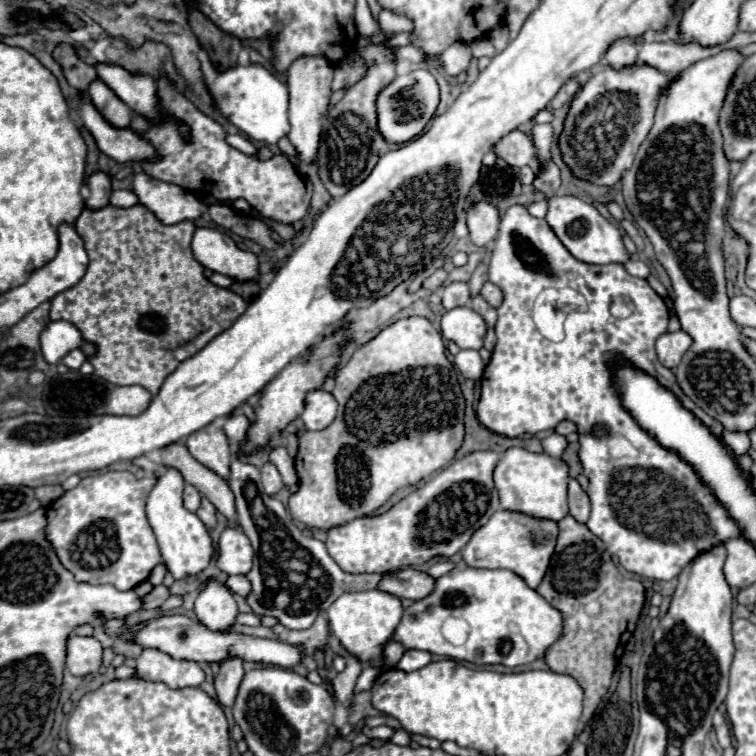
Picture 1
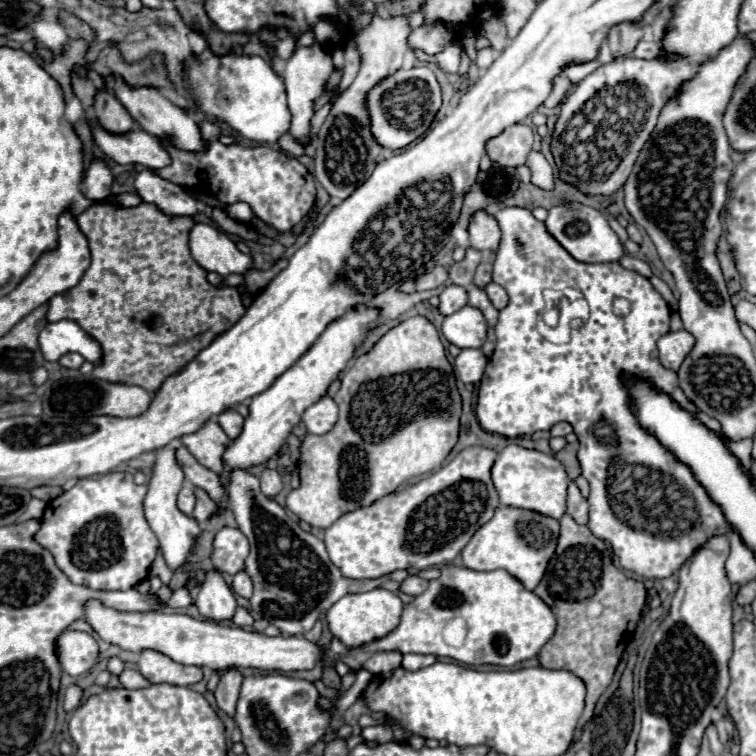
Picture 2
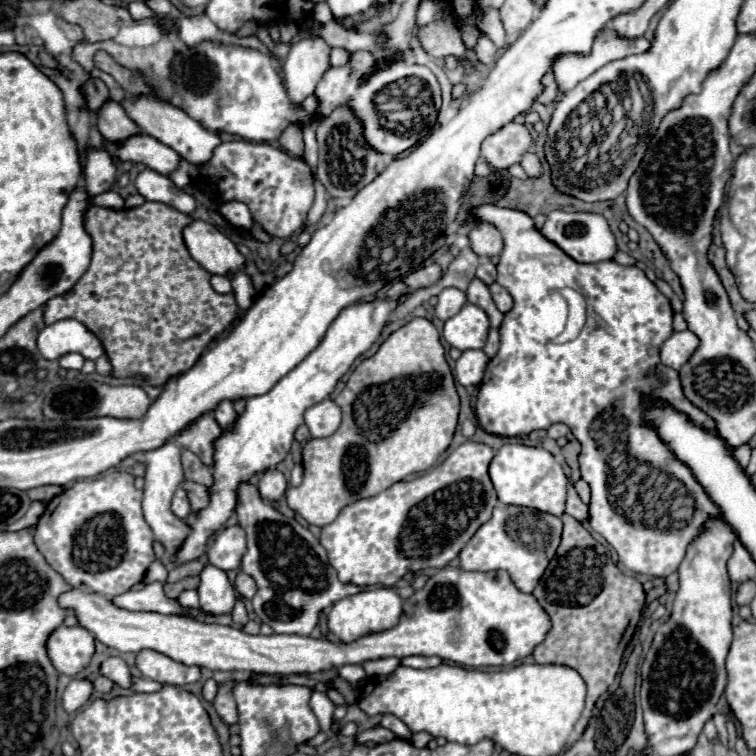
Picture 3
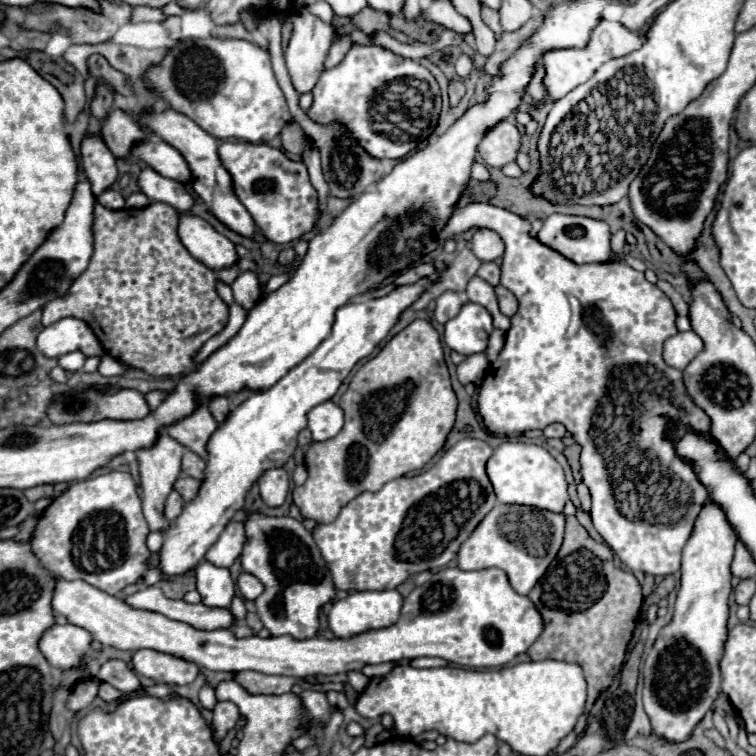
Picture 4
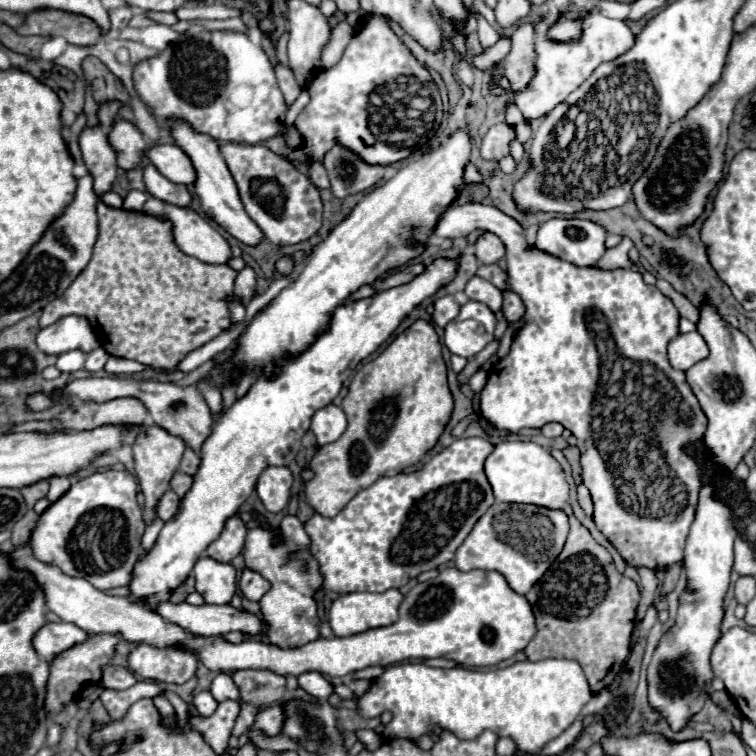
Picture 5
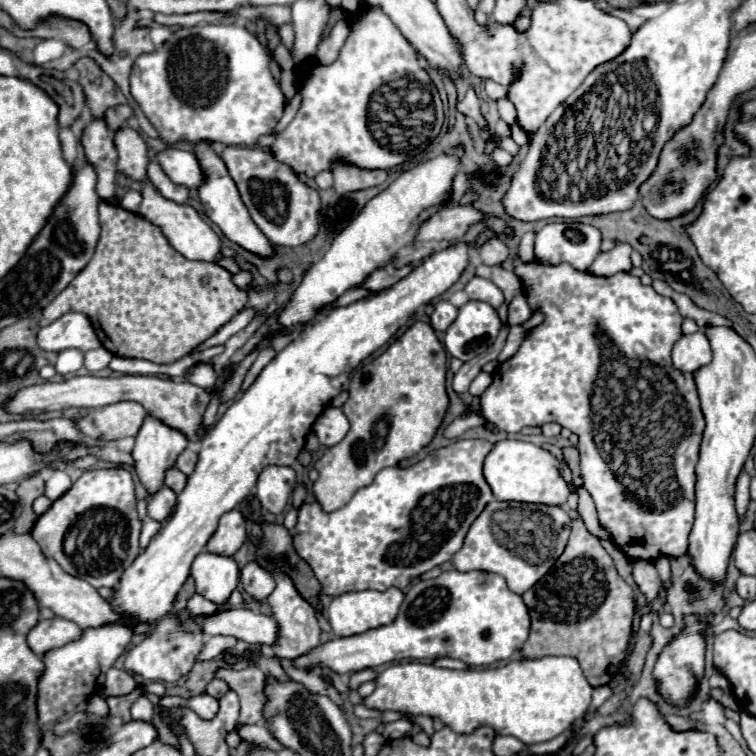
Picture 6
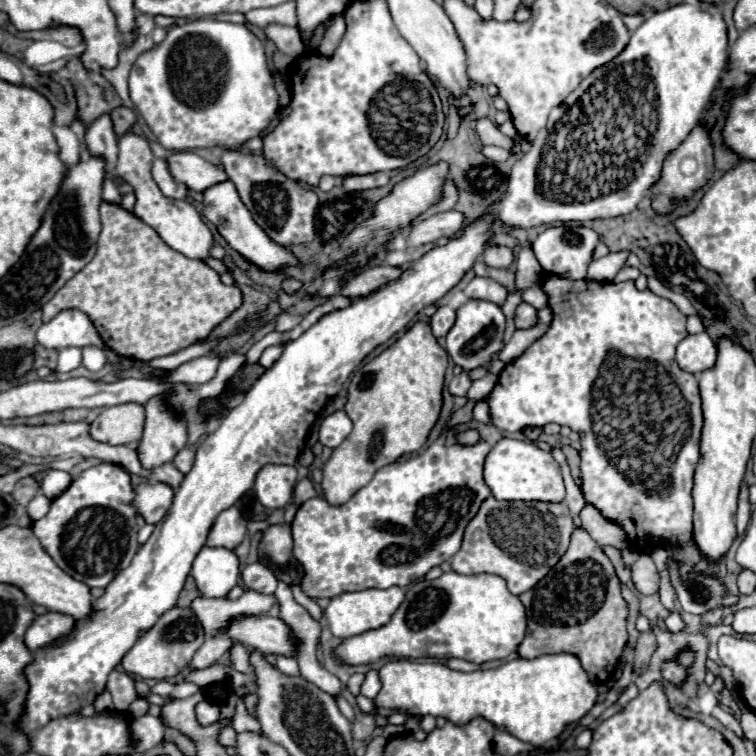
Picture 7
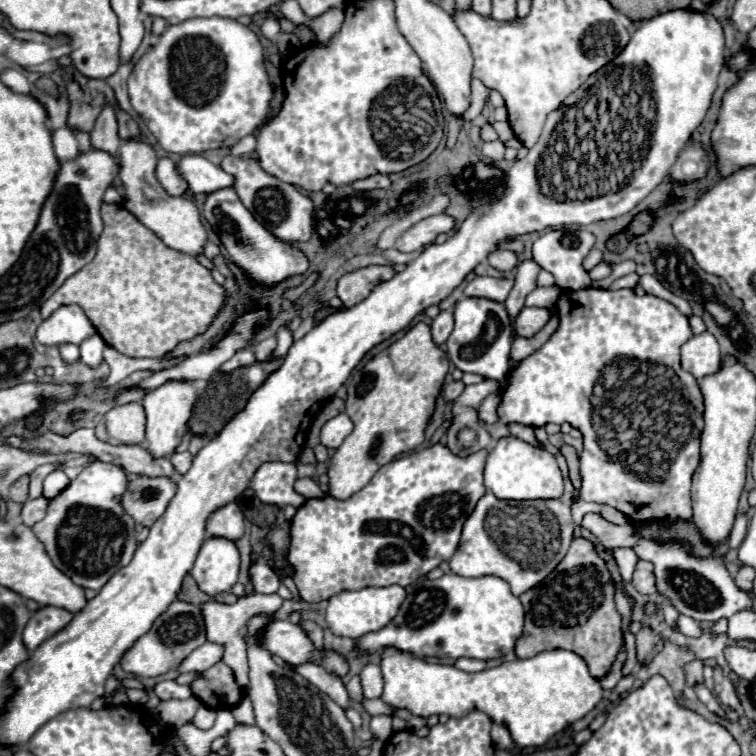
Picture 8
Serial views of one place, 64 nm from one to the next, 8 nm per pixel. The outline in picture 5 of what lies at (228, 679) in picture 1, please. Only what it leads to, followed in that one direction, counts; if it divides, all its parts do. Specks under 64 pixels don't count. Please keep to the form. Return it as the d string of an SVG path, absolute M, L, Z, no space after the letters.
M226 700L226 702L218 704L218 708L212 716L208 716L208 718L192 716L190 722L198 732L204 734L206 742L214 748L214 752L222 754L228 746L228 738L234 728L234 720L236 720L238 712L240 712L240 704L234 700Z

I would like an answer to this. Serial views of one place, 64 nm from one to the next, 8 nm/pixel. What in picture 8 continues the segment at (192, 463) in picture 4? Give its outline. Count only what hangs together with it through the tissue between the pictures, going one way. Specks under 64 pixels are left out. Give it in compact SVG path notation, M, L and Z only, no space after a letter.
M176 452L170 456L170 462L174 464L178 474L186 474L192 466L192 454L190 452Z

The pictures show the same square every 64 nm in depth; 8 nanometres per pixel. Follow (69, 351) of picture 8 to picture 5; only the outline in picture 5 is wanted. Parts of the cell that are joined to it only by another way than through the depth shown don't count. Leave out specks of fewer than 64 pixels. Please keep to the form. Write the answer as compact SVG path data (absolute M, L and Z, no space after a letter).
M72 350L72 352L64 352L58 356L58 362L56 362L56 368L64 374L72 374L76 370L80 370L84 366L84 360L86 360L86 354L80 352L80 350Z

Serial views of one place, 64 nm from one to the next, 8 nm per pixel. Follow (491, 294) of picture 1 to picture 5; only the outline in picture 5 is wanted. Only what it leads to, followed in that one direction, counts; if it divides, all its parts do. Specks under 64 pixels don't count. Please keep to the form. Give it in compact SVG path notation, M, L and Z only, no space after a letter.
M502 290L502 296L504 296L502 314L506 316L508 322L518 322L524 316L524 304L522 304L520 296L514 294L512 290Z

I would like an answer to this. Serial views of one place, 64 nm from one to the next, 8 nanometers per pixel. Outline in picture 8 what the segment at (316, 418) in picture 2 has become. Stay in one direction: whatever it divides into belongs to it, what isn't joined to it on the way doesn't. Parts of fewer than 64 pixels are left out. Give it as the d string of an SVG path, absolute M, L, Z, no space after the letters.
M338 414L322 426L320 438L326 448L338 448L350 432L352 432L352 420L346 414Z

